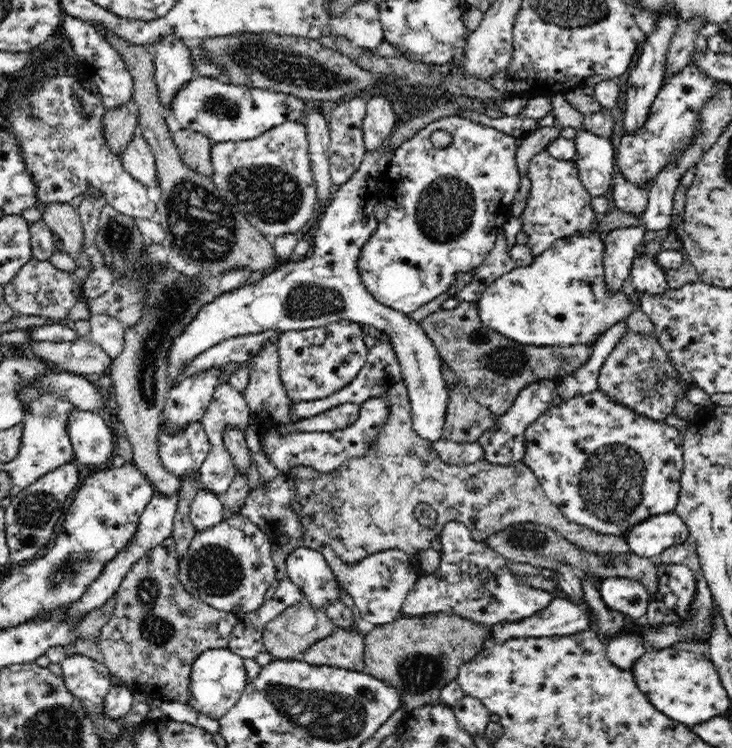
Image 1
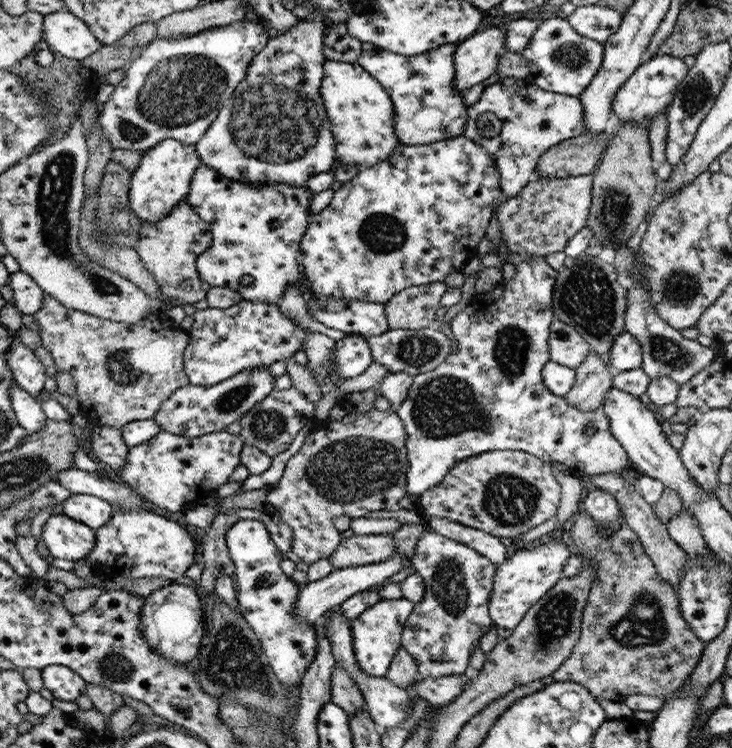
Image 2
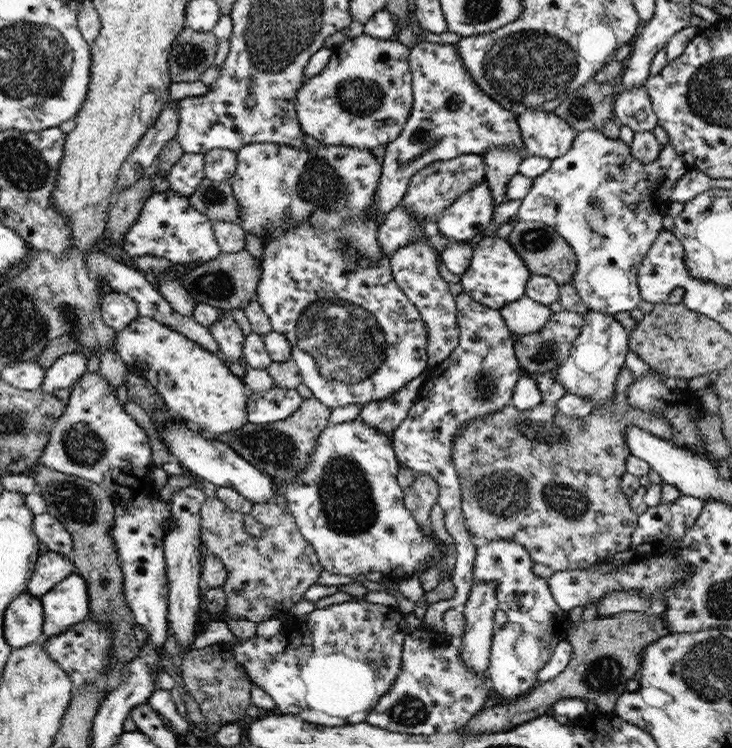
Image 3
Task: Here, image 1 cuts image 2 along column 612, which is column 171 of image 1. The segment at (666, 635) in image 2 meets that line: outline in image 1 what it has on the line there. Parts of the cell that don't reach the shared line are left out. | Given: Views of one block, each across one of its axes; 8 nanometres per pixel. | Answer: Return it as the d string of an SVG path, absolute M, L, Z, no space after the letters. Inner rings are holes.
M170 535L132 565L114 595L117 602L113 616L102 628L97 646L104 655L103 664L115 683L142 692L142 695L158 694L172 701L187 703L192 664L206 650L227 649L239 616L232 618L232 613L217 610L192 597L178 580L180 560L177 555L176 541Z

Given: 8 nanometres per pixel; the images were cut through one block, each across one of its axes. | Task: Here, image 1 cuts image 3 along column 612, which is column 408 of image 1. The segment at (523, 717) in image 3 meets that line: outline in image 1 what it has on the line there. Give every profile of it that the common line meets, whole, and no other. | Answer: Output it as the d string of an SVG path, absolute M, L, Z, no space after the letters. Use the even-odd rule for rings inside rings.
M445 613L402 616L389 624L375 626L365 635L363 660L368 674L394 687L400 695L406 710L424 705L438 705L440 690L457 680L459 668L464 662L470 662L476 653L483 651L492 638L492 627L484 627L458 615Z

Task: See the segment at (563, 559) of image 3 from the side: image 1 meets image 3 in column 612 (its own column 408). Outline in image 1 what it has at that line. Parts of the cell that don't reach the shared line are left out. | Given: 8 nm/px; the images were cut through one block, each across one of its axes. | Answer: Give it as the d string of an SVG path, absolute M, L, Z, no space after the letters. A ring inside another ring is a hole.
M399 380L386 396L390 406L388 420L380 426L380 432L366 454L360 458L348 458L336 470L324 472L317 479L294 478L295 500L302 505L298 514L304 536L272 535L272 560L278 581L287 578L285 560L296 548L318 550L328 545L350 566L370 554L390 549L400 549L414 557L420 550L431 548L430 542L440 536L444 525L450 521L466 524L476 541L484 541L490 534L498 534L509 526L530 522L557 530L571 543L590 553L615 555L630 552L624 538L600 534L568 520L548 498L538 477L524 462L510 466L490 464L487 460L462 466L442 462L431 449L432 442L420 438L414 430L406 383ZM420 502L426 502L438 512L438 524L434 530L422 528L414 516Z

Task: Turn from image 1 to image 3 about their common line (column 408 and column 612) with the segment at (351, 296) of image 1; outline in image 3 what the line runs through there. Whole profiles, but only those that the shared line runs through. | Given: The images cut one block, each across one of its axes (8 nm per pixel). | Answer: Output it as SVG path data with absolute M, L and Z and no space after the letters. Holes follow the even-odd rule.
M590 310L584 316L584 326L578 338L573 342L570 356L554 370L555 375L553 377L565 388L567 394L590 399L594 408L601 408L602 405L606 405L614 397L616 381L620 371L625 366L625 360L629 352L629 331L610 314Z

